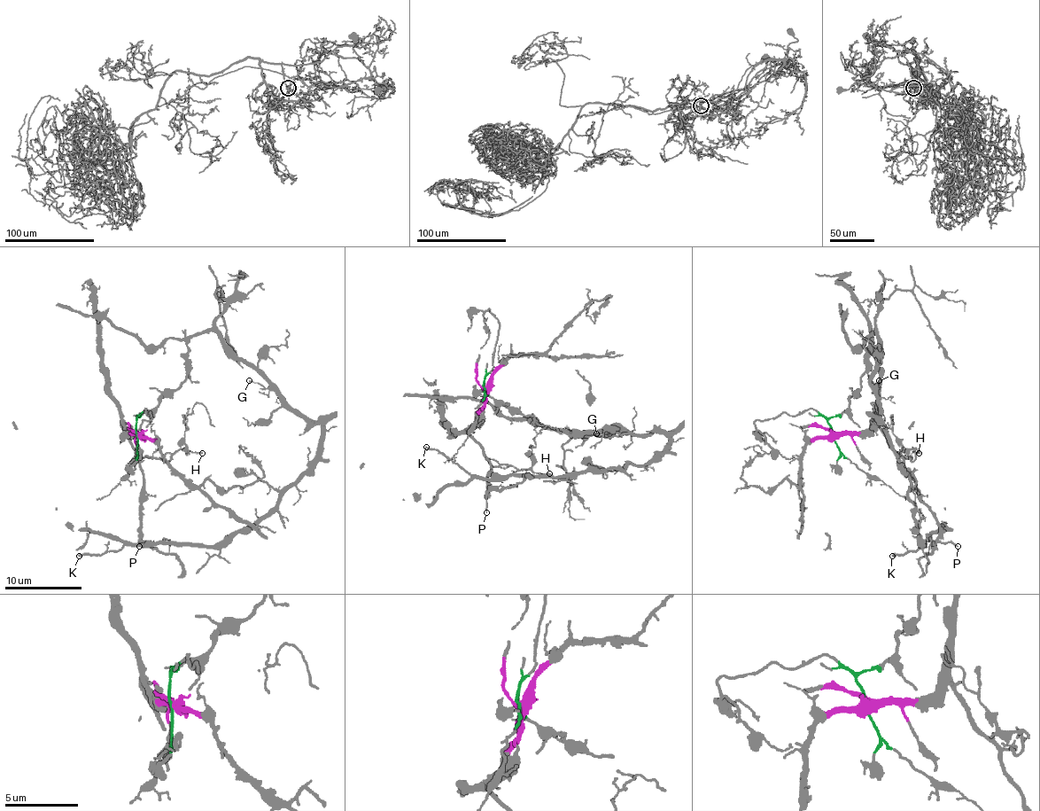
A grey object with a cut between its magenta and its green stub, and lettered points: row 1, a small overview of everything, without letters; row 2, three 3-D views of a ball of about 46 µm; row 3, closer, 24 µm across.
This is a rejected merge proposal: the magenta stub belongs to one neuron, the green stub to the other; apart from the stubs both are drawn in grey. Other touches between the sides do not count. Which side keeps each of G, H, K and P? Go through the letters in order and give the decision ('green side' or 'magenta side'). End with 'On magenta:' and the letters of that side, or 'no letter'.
G: green side
H: magenta side
K: green side
P: magenta side
On magenta: H, P

